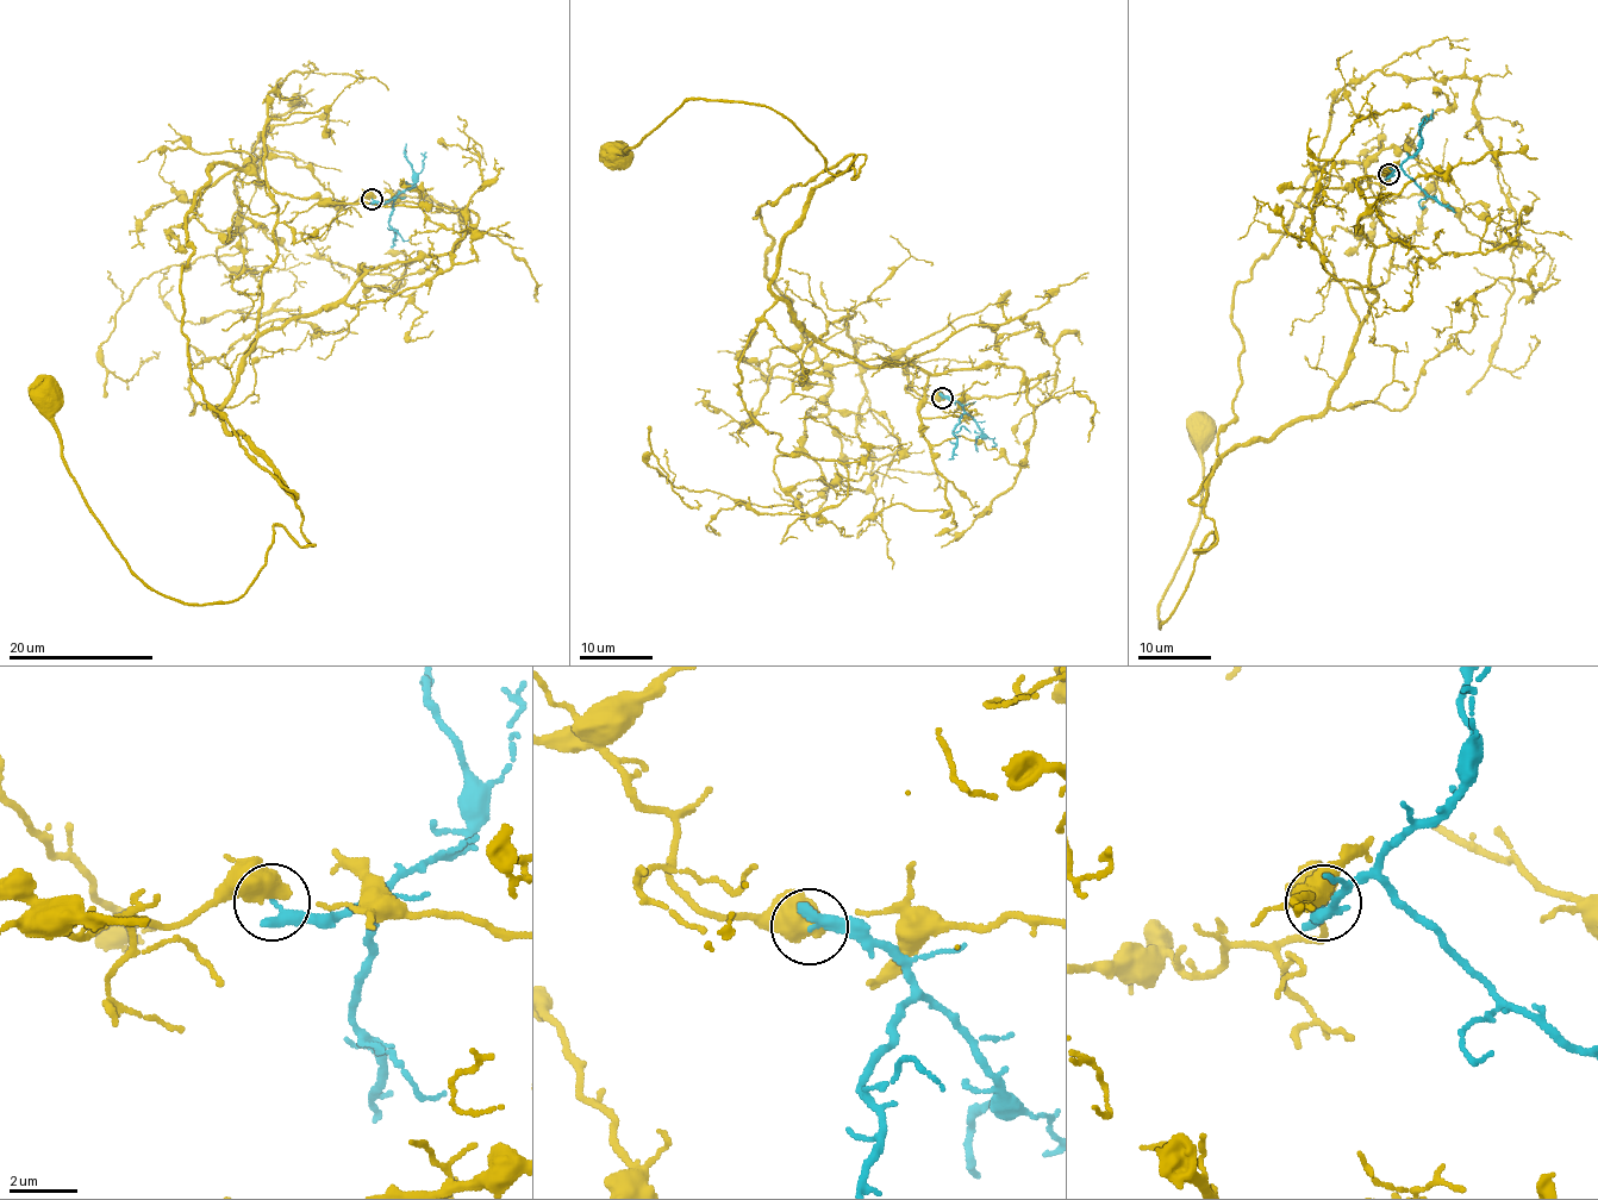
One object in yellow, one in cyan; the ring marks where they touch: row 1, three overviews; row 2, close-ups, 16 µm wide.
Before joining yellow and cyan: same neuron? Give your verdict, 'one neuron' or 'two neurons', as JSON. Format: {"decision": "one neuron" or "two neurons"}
{"decision": "two neurons"}

